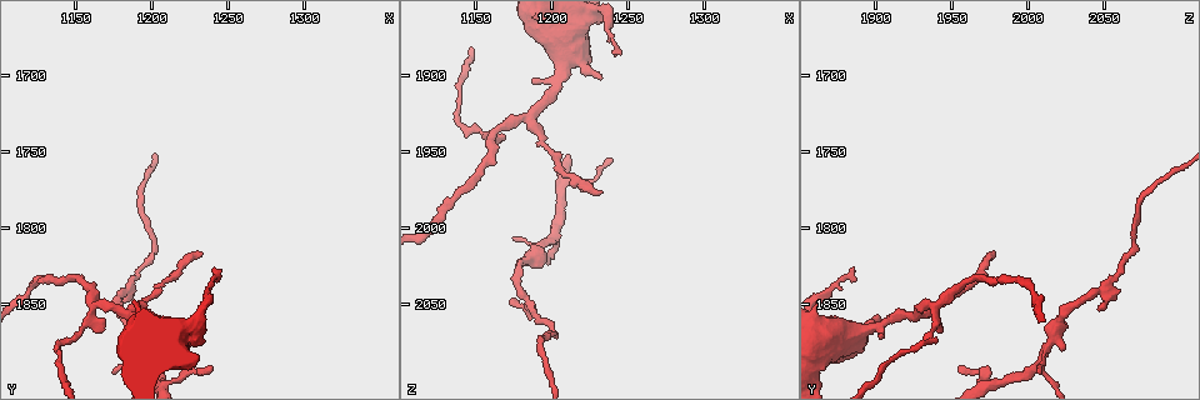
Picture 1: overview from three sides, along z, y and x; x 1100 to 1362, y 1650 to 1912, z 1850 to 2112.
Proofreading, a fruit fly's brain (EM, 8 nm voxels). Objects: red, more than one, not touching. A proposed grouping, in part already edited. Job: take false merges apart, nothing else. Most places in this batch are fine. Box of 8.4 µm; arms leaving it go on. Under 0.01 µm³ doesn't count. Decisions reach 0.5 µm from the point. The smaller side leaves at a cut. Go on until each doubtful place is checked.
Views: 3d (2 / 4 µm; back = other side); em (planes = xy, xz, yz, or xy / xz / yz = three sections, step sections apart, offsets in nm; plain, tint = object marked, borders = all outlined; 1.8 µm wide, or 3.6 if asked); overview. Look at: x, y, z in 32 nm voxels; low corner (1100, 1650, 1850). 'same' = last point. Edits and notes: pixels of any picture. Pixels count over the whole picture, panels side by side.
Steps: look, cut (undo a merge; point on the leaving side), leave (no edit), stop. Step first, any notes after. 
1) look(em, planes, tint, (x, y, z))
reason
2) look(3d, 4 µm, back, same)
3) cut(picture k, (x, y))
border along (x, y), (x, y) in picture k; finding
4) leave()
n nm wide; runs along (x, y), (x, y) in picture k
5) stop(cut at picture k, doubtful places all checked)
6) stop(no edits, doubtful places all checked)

look(em, 3.6 µm, yz, step 4, tint, (1206, 1870, 1884))
sudden change in width

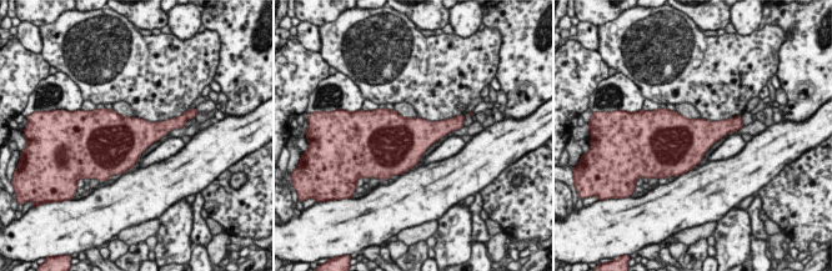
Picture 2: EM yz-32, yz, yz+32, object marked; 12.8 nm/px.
look(em, 3.6 µm, planes, borders, same)
cut it another way

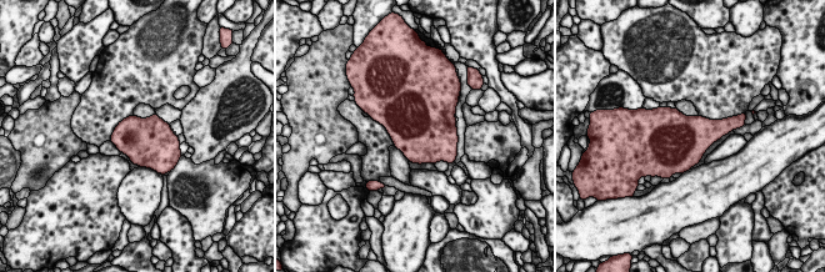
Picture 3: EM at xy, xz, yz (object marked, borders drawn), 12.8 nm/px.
leave()
600 nm wide; continuous, no second cell

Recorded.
look(3d, 2 µm, back, (1162, 1850, 1938))
three-way junction

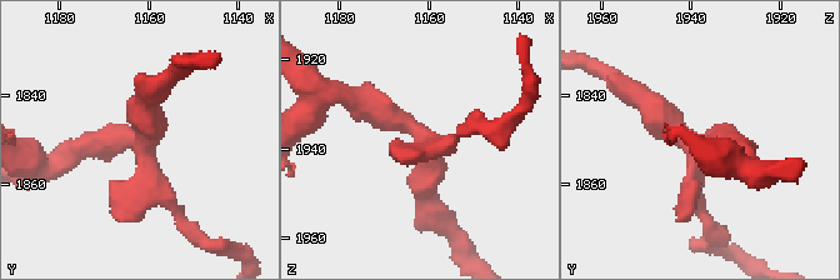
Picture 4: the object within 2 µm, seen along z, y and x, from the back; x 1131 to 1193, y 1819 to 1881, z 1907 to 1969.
look(em, planes, tint, (1160, 1852, 1939))
shape alone is not enough

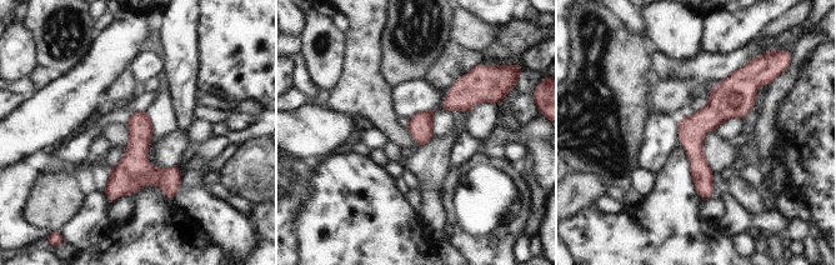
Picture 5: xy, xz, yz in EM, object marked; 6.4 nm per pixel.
leave()
160 nm wide; continuous, no second cell

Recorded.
look(3d, 4 µm, (1200, 1892, 2006))
arms part here

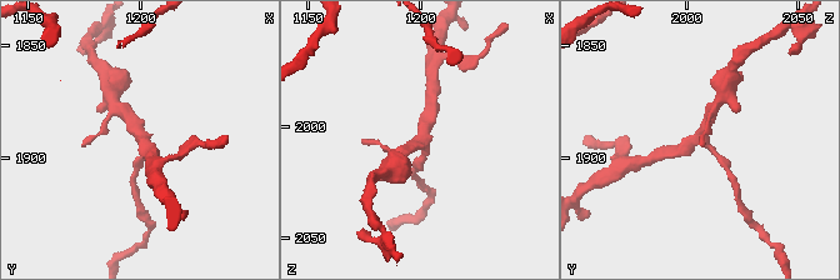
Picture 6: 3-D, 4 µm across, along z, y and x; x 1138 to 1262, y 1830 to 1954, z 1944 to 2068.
look(em, xz, step 8, tint, (1202, 1890, 2006))
3 arms

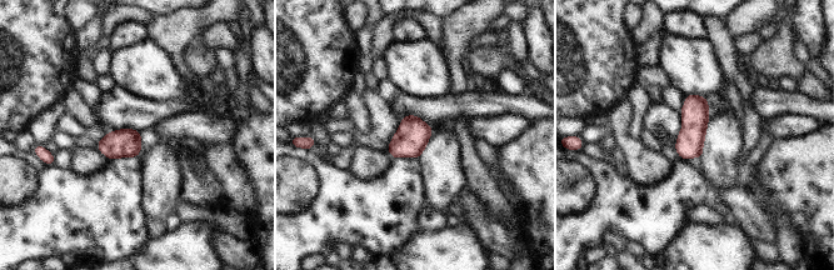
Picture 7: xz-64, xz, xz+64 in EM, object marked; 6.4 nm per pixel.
look(em, planes, tint, same)
cut it another way

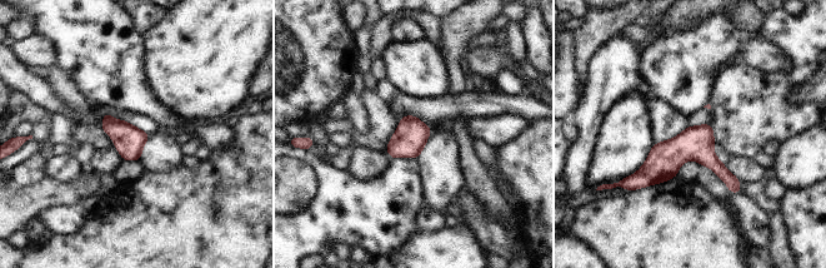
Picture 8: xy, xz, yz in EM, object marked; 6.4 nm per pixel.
leave()
all the same cell

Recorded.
look(em, planes, tint, (1184, 1842, 2046))

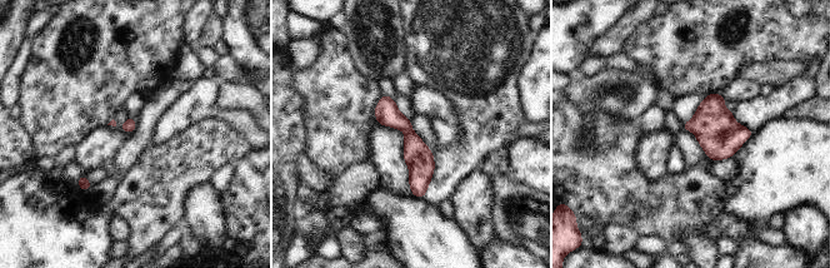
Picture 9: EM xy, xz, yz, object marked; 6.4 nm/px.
leave()
80 nm wide; runs along (384, 99), (420, 160), (420, 194) in picture 9; continuous, no second cell

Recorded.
look(3d, 4 µm, (1184, 1856, 1926))
three arms meet

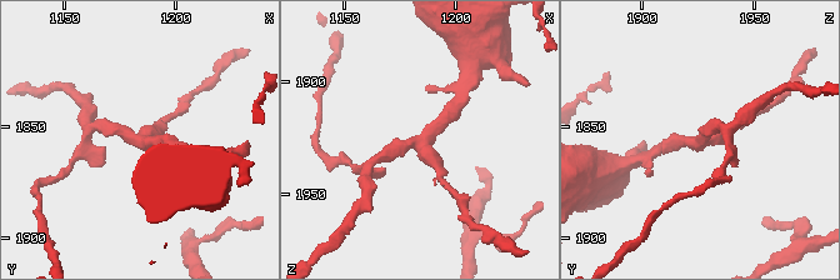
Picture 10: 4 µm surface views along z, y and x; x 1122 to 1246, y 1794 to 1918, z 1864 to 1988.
look(em, xy, step 8, tint, (1183, 1855, 1928))
3 arms; need the tissue

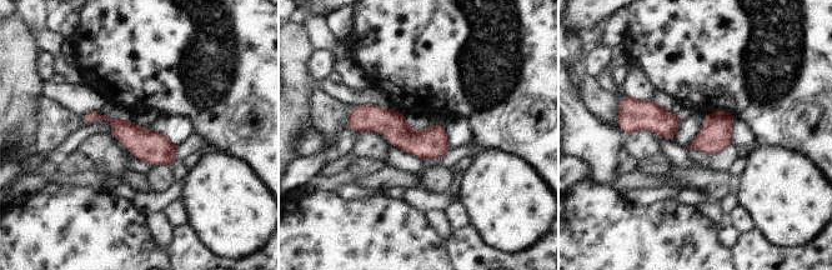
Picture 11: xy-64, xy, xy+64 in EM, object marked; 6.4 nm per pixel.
look(em, planes, tint, same)

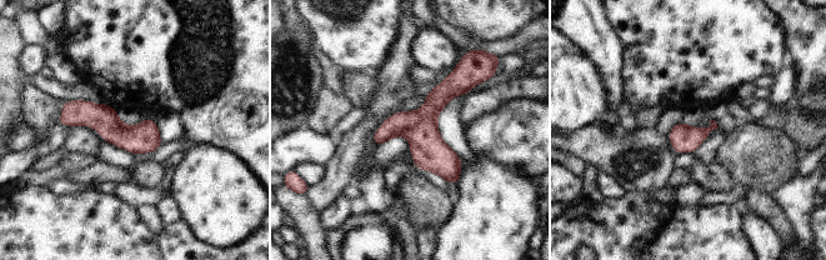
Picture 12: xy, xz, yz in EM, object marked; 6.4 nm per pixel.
leave()
runs along (457, 73), (429, 111), (451, 179) in picture 12; all the same cell

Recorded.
stop(no edits, doubtful places all checked)

